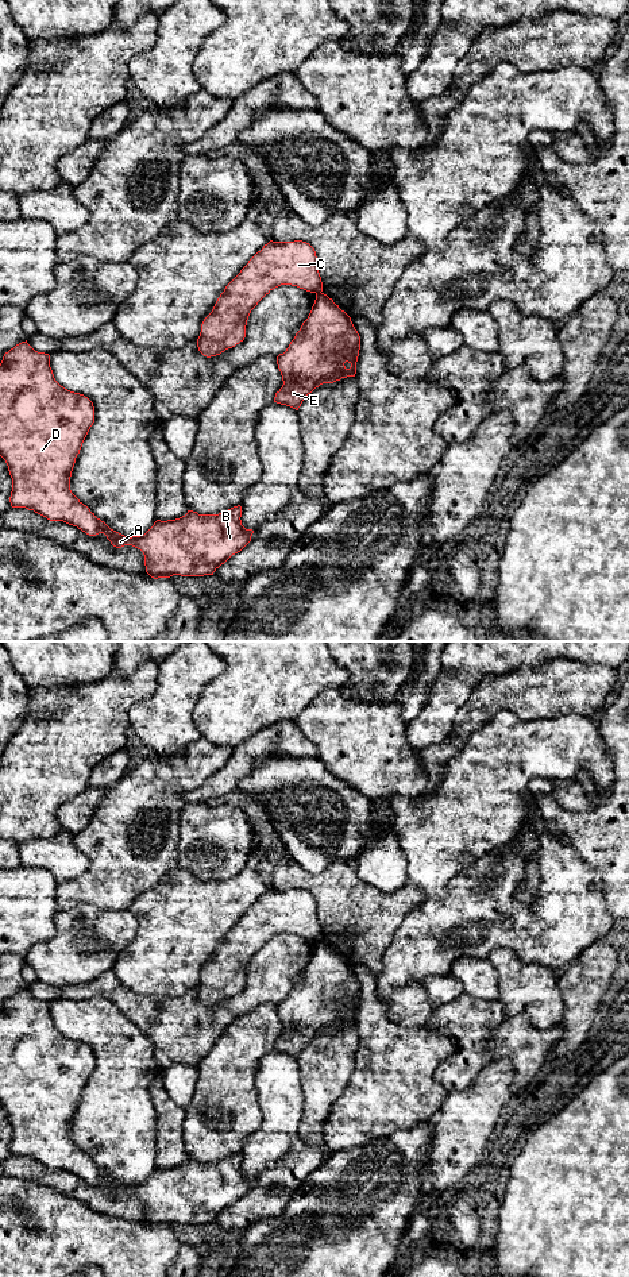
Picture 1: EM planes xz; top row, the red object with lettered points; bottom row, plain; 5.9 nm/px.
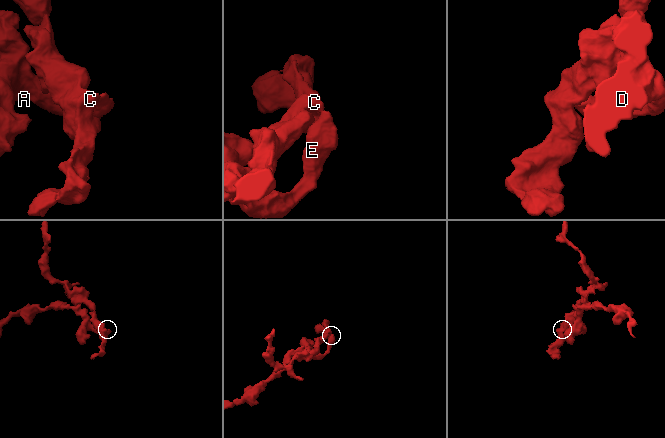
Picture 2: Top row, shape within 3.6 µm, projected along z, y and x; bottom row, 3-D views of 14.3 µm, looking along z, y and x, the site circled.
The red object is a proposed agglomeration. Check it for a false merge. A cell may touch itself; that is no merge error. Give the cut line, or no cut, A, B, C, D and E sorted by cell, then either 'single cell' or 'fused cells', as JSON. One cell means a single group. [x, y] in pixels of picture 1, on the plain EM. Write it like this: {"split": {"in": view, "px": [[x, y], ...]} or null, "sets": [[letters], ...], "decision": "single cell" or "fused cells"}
{"split": {"in": "xz", "px": [[320, 940], [316, 942]]}, "sets": [["A", "B", "D", "E"], ["C"]], "decision": "fused cells"}

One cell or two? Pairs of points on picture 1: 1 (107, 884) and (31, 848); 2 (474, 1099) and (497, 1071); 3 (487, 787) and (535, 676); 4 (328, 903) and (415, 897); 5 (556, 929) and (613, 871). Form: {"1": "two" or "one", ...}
{"1": "two", "2": "one", "3": "two", "4": "one", "5": "two"}

